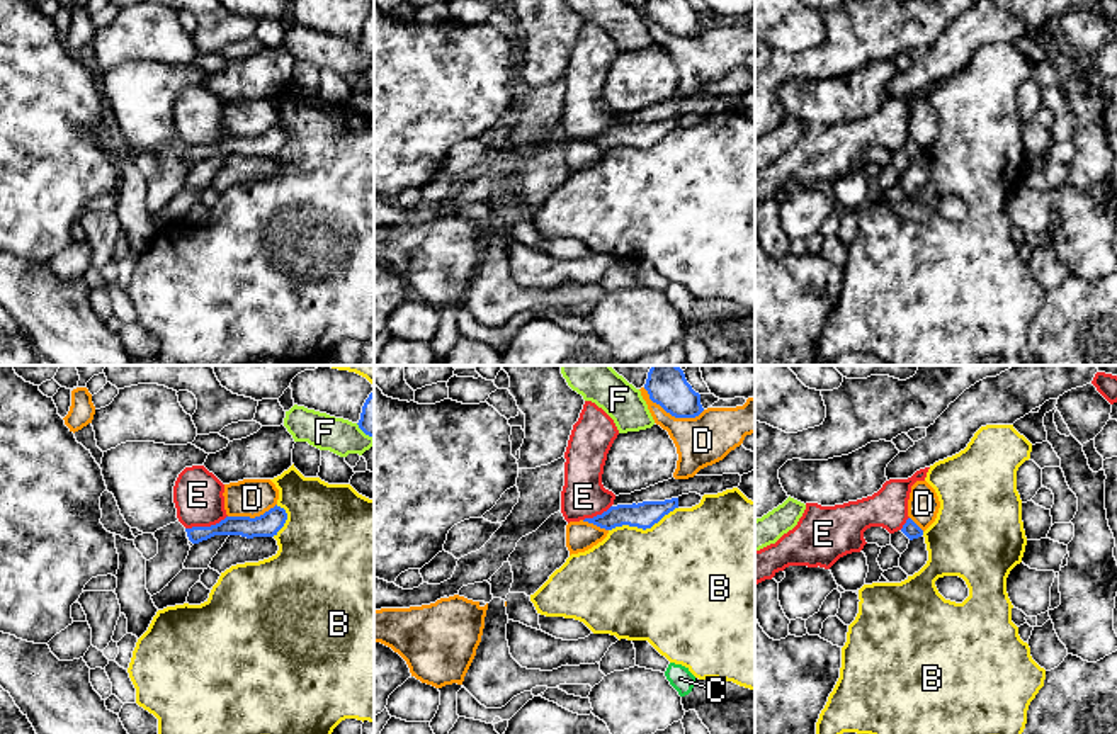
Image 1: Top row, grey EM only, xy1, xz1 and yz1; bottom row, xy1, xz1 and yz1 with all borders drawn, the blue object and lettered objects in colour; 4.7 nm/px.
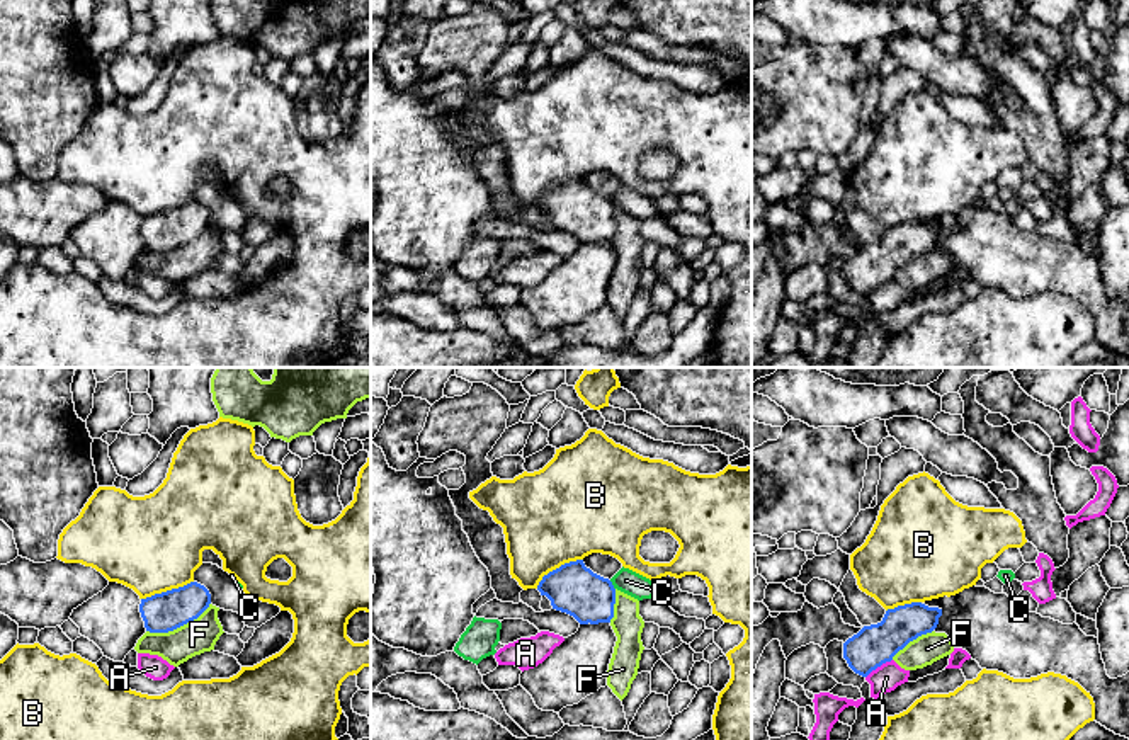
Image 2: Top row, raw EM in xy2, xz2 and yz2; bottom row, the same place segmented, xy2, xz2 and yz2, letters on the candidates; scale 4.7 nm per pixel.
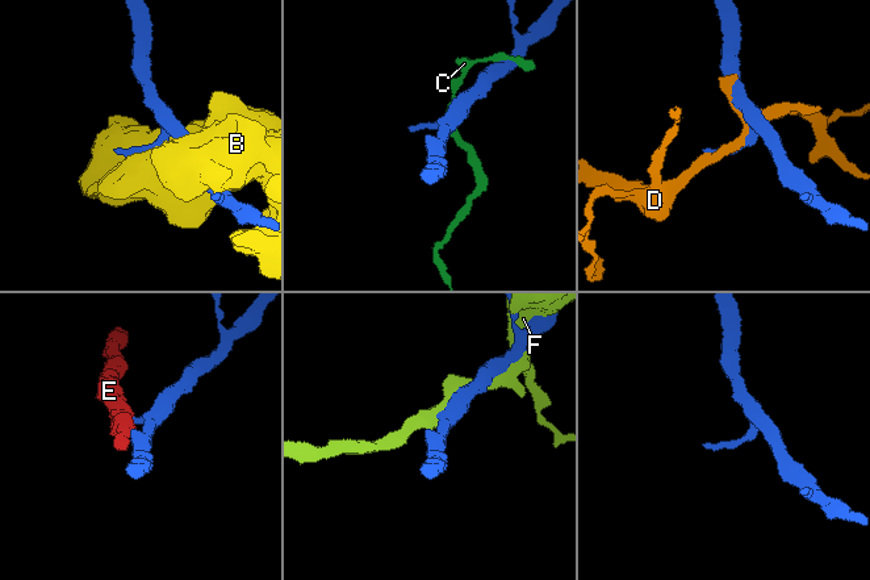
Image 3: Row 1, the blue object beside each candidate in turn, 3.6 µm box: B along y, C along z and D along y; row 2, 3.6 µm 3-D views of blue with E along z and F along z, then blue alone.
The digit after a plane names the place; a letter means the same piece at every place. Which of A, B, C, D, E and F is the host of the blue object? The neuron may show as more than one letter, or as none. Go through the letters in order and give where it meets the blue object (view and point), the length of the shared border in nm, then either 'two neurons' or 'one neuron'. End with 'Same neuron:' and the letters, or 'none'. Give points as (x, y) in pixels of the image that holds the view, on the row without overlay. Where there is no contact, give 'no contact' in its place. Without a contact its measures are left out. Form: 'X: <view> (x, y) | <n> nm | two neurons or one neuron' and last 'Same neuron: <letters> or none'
A: yz2 (878, 284) | 160 nm | two neurons
B: xz1 (643, 148) | 340 nm | one neuron
C: xz2 (612, 204) | 50 nm | two neurons
D: xz1 (672, 34) | 320 nm | two neurons
E: xy1 (206, 146) | 220 nm | two neurons
F: xy2 (179, 245) | 340 nm | two neurons
Same neuron: B

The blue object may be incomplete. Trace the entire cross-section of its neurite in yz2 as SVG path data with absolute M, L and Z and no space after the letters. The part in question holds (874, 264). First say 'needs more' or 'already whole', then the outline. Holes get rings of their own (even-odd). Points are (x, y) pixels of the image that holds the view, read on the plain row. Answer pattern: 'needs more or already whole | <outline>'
already whole | M922 221L888 228L881 242L864 245L843 262L843 277L855 293L867 296L910 260L932 252L940 235L942 228Z

